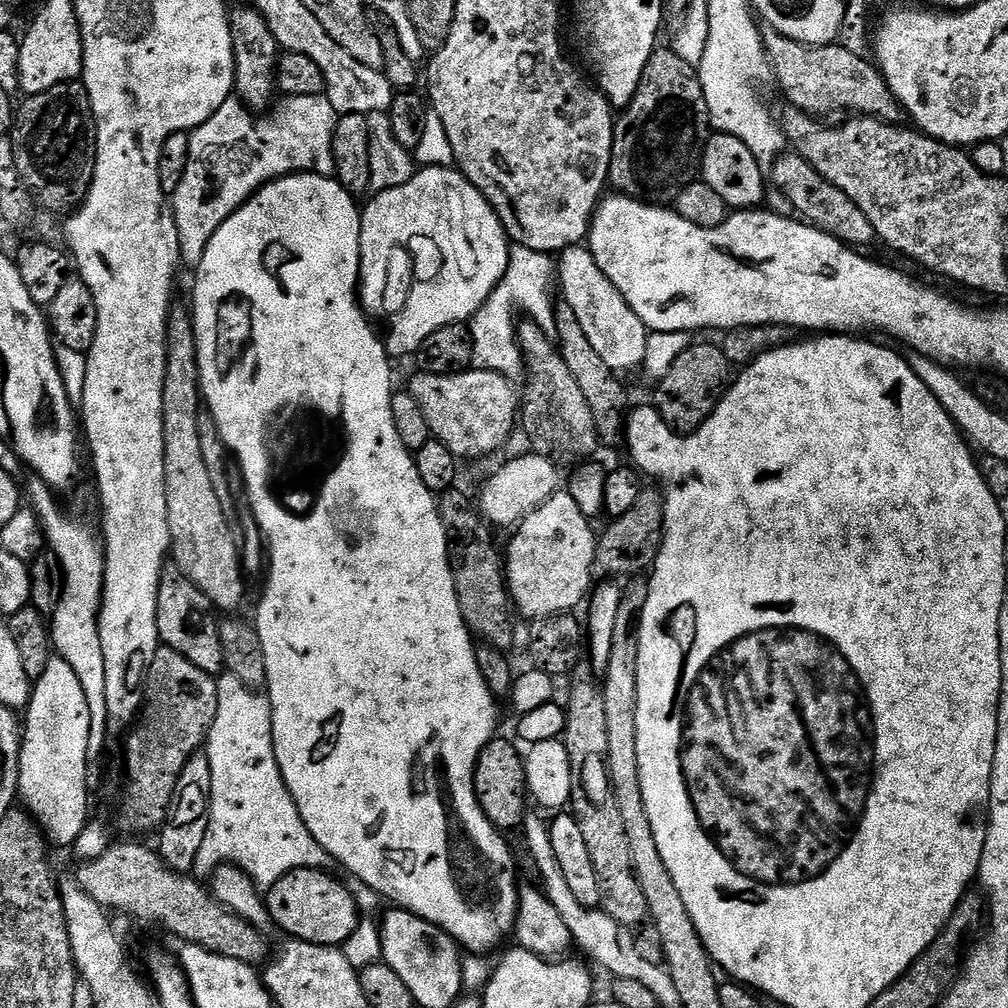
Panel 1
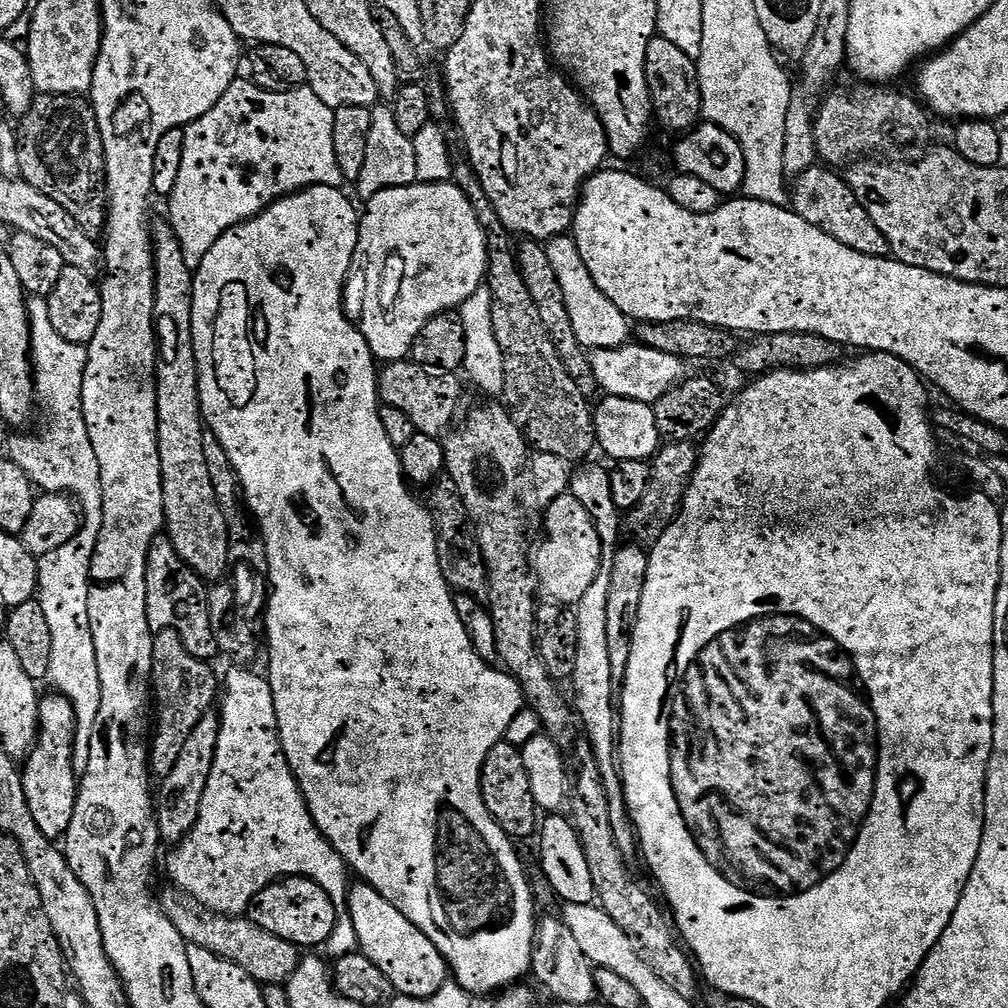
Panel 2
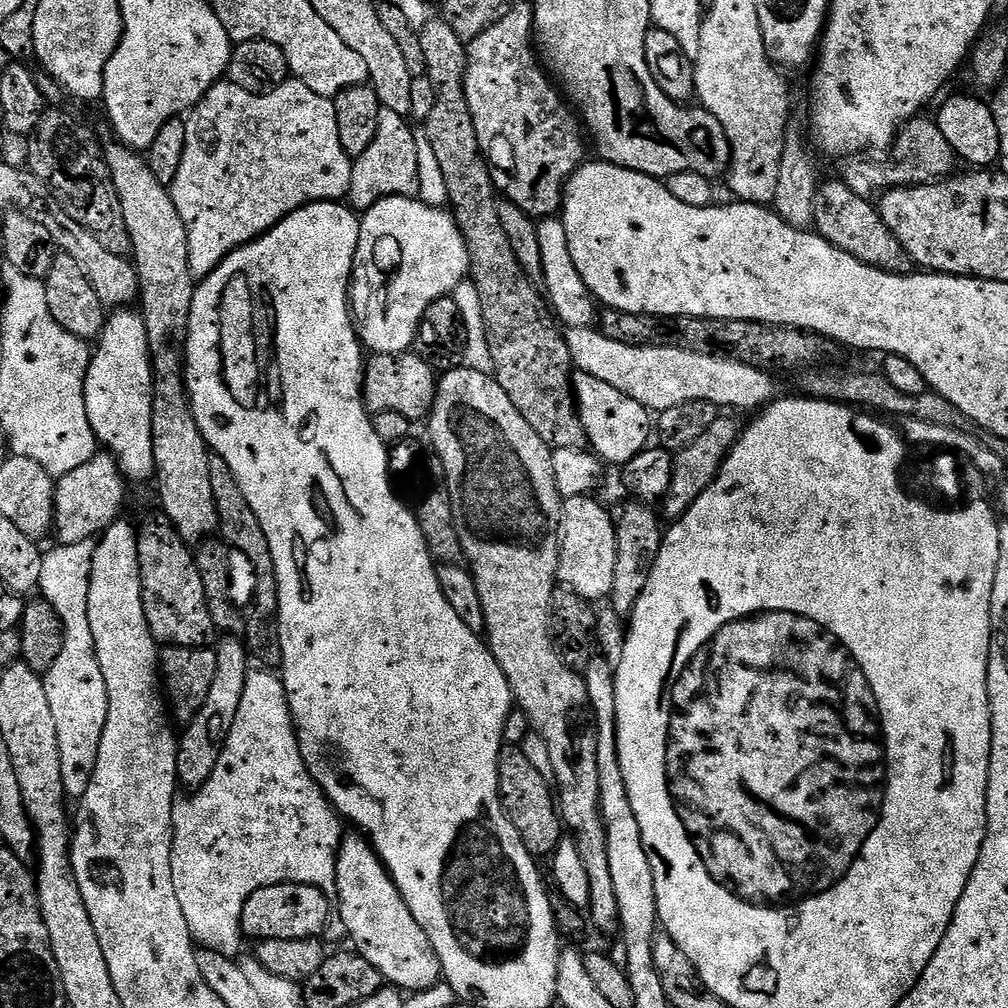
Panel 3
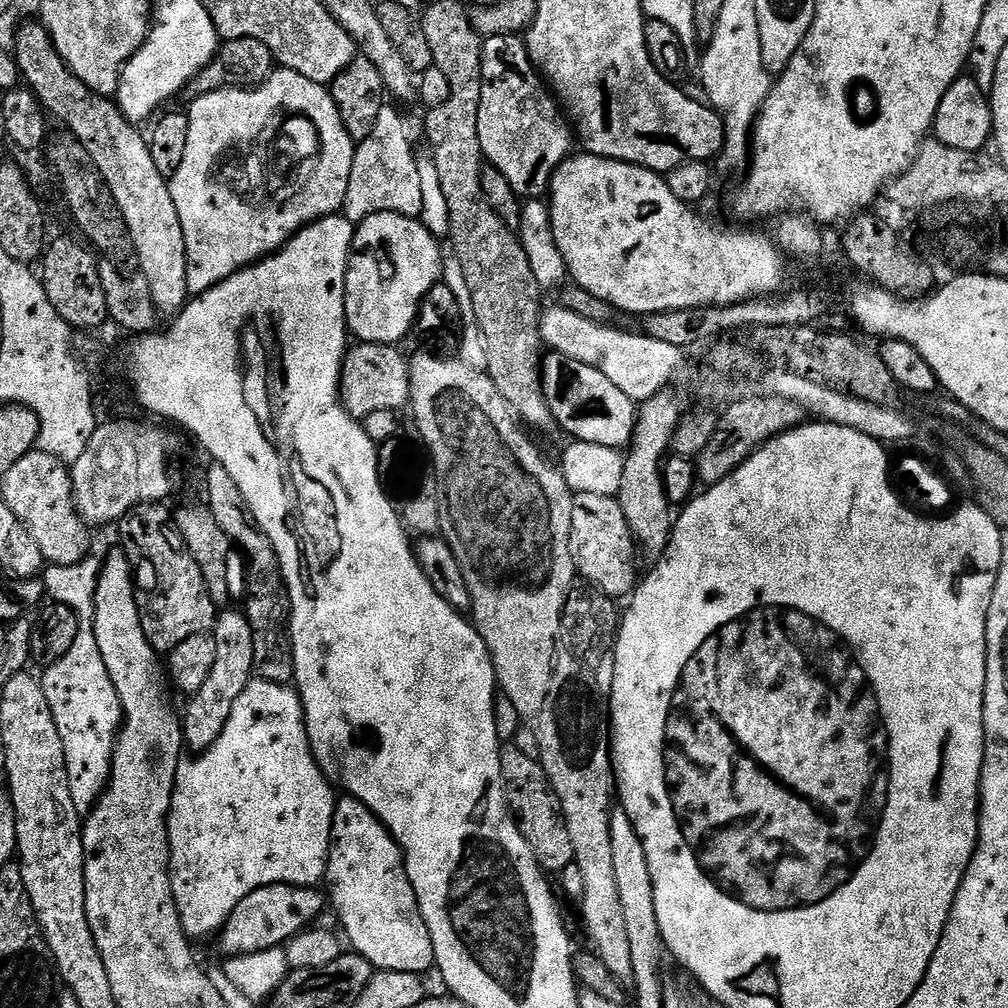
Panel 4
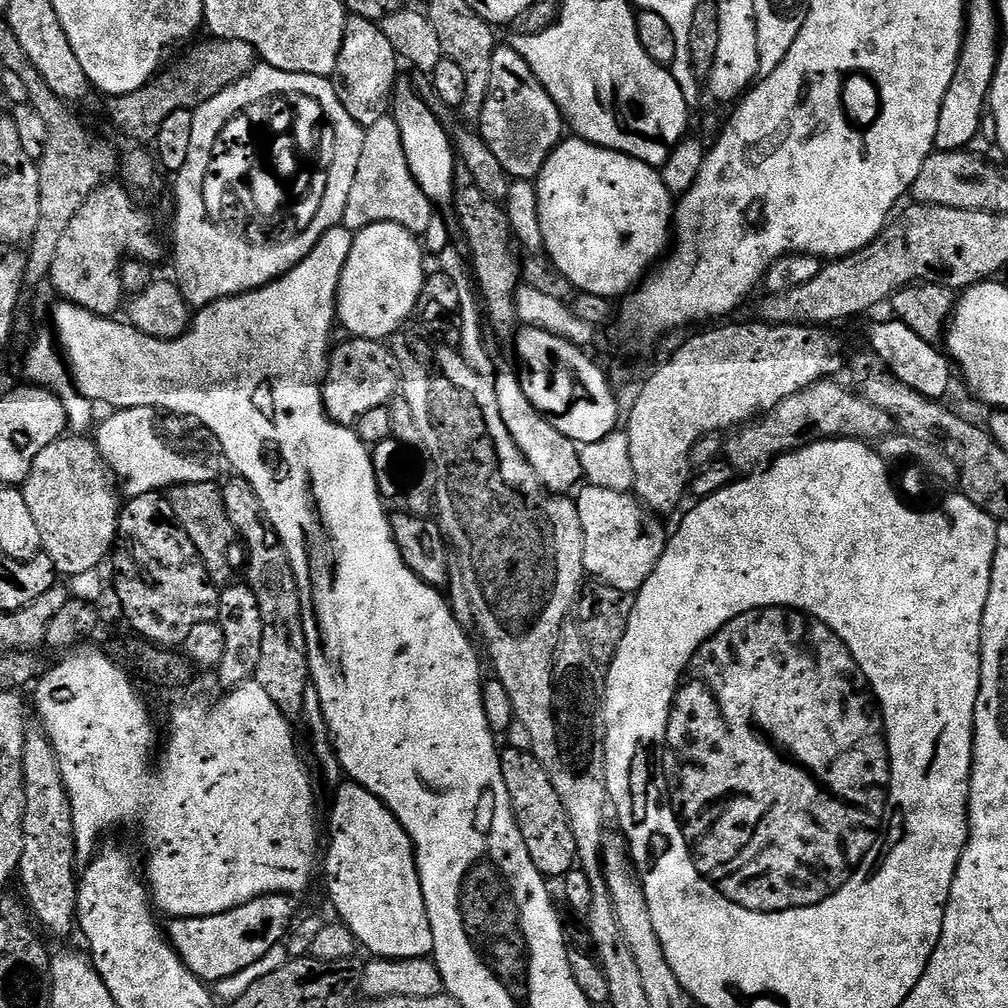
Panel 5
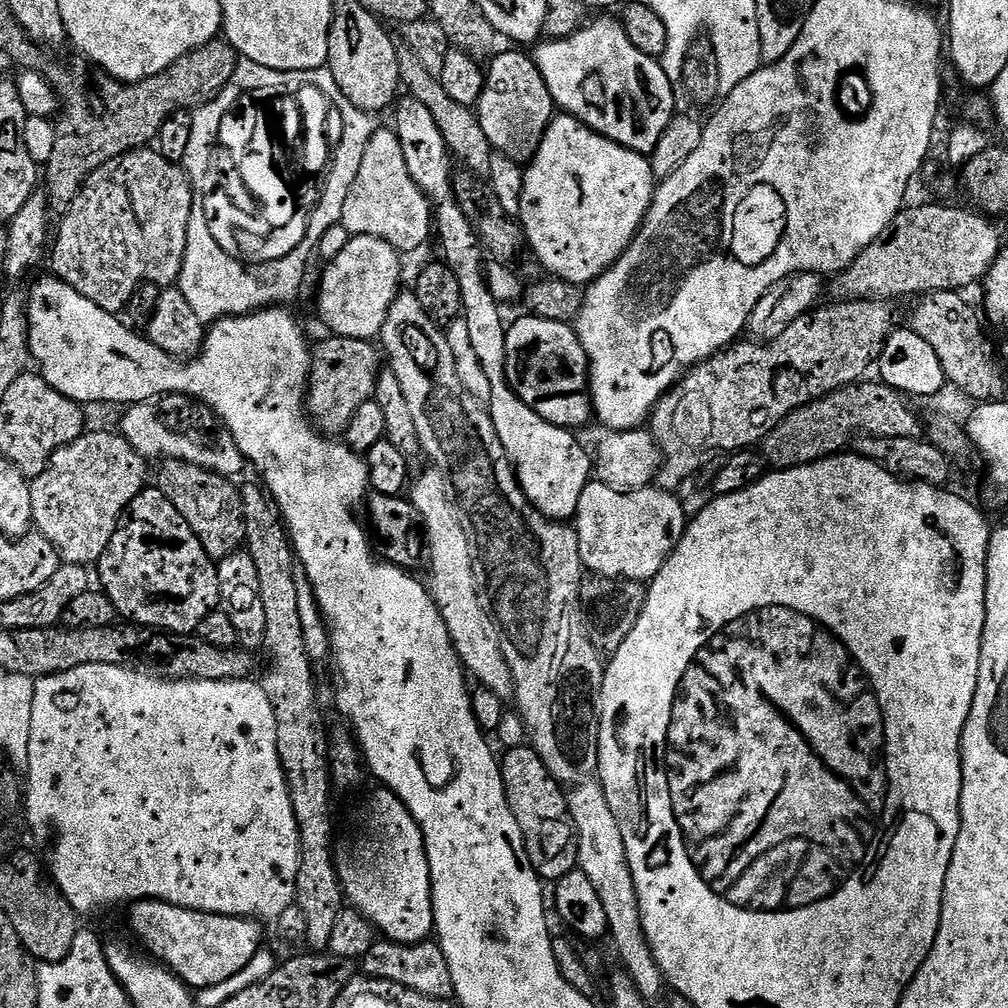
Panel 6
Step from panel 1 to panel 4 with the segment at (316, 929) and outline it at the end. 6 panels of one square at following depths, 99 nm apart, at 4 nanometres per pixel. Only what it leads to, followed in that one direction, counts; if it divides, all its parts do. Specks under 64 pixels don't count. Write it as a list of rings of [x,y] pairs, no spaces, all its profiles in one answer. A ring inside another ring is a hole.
[[[271,884],[246,894],[234,914],[230,914],[227,924],[220,929],[218,939],[225,957],[252,955],[255,952],[278,948],[288,943],[293,936],[317,923],[320,911],[326,908],[326,900],[316,893],[312,886],[298,884]]]

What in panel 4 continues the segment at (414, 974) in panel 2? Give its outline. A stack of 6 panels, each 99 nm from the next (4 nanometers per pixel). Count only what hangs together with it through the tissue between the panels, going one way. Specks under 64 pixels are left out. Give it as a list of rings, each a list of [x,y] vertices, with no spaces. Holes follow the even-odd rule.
[[[345,795],[343,798],[337,799],[336,802],[336,809],[334,810],[334,818],[332,819],[332,845],[328,848],[328,871],[326,873],[326,884],[329,884],[330,887],[332,887],[332,900],[330,896],[330,908],[333,908],[334,911],[336,911],[336,916],[338,919],[340,919],[340,924],[342,927],[344,927],[343,935],[346,937],[348,935],[348,940],[350,943],[351,951],[355,952],[358,955],[365,956],[371,962],[373,969],[376,970],[402,970],[403,972],[414,972],[417,974],[428,974],[428,971],[431,973],[433,971],[435,962],[436,962],[436,955],[434,954],[434,942],[430,938],[430,930],[426,930],[426,922],[422,918],[422,914],[420,913],[420,907],[418,906],[418,898],[414,894],[414,886],[410,886],[410,878],[406,874],[406,866],[404,865],[404,851],[400,849],[400,843],[395,840],[395,838],[392,837],[390,834],[390,830],[382,821],[377,818],[376,815],[374,815],[373,812],[371,812],[367,806],[365,806],[362,802],[358,802],[355,798],[353,798],[350,795]]]

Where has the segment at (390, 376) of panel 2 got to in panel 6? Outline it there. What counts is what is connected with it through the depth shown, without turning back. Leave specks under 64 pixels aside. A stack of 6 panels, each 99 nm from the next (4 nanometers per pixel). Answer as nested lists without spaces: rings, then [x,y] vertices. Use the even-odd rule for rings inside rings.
[[[334,334],[311,349],[306,412],[317,432],[328,438],[343,437],[346,426],[350,426],[350,418],[354,418],[354,410],[377,395],[380,364],[382,368],[382,356],[377,345],[367,340]]]

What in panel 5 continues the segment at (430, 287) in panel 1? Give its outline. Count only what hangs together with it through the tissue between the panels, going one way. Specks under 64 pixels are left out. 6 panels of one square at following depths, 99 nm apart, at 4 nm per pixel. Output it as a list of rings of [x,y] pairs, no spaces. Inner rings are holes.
[[[378,222],[366,226],[362,231],[355,233],[352,237],[352,245],[350,246],[350,254],[344,263],[344,269],[340,271],[340,285],[336,291],[336,314],[338,317],[339,327],[344,327],[348,331],[347,335],[352,338],[359,338],[361,340],[379,340],[381,342],[387,341],[400,327],[405,323],[407,316],[411,317],[416,310],[416,303],[420,297],[420,291],[424,285],[424,277],[426,269],[424,269],[424,258],[426,259],[426,252],[422,247],[421,241],[410,230],[406,230],[402,226],[398,226],[394,222]]]

